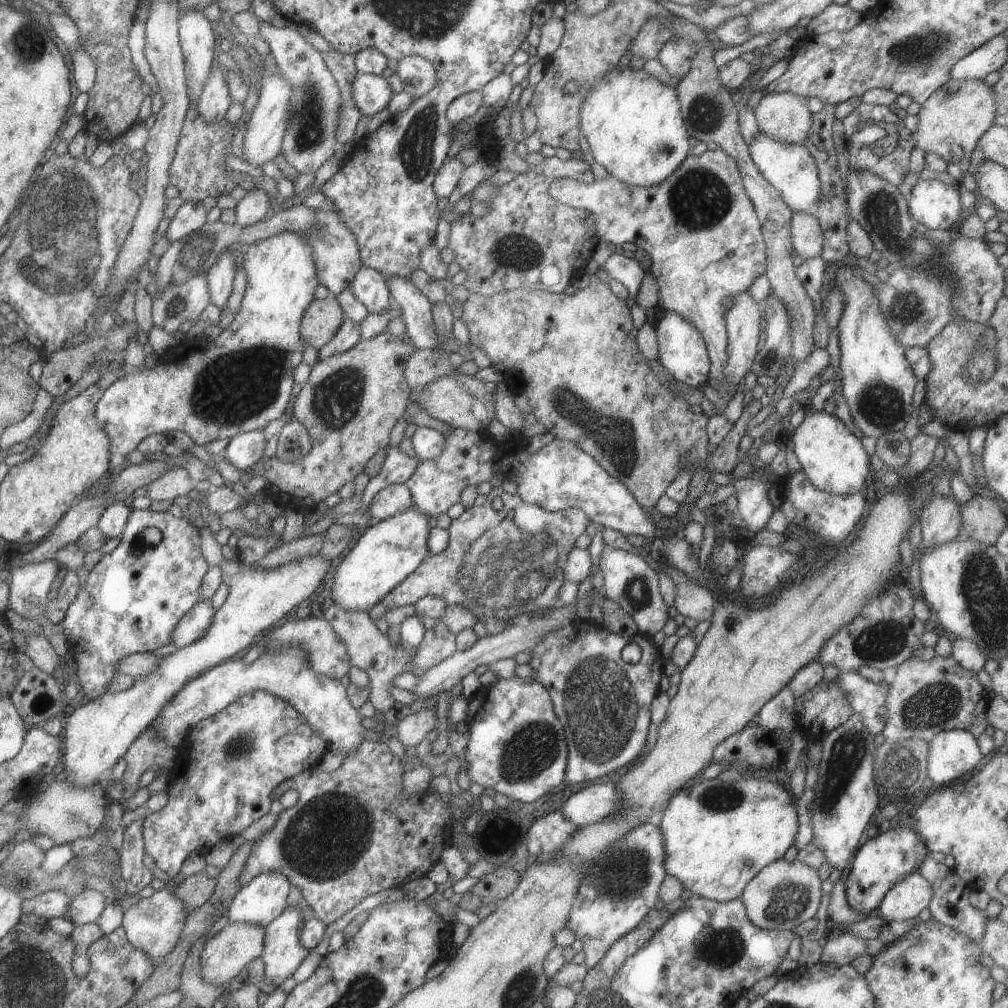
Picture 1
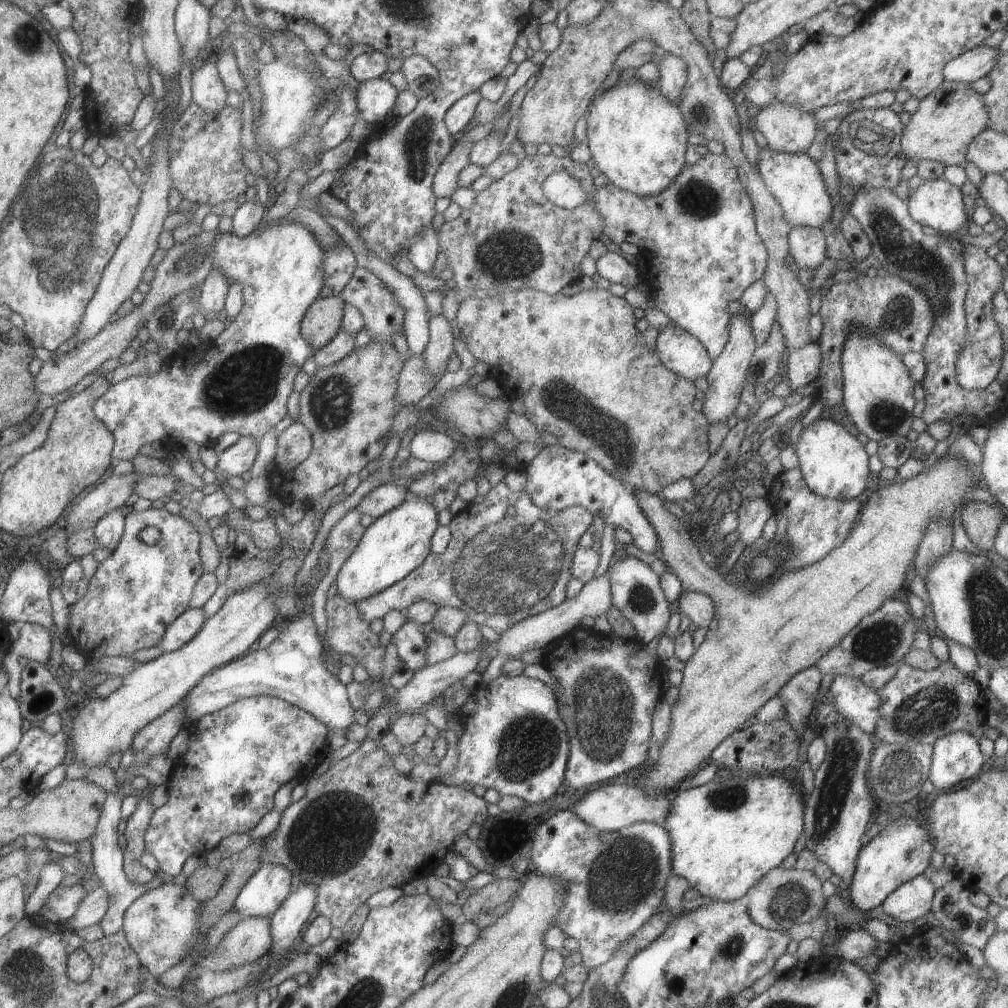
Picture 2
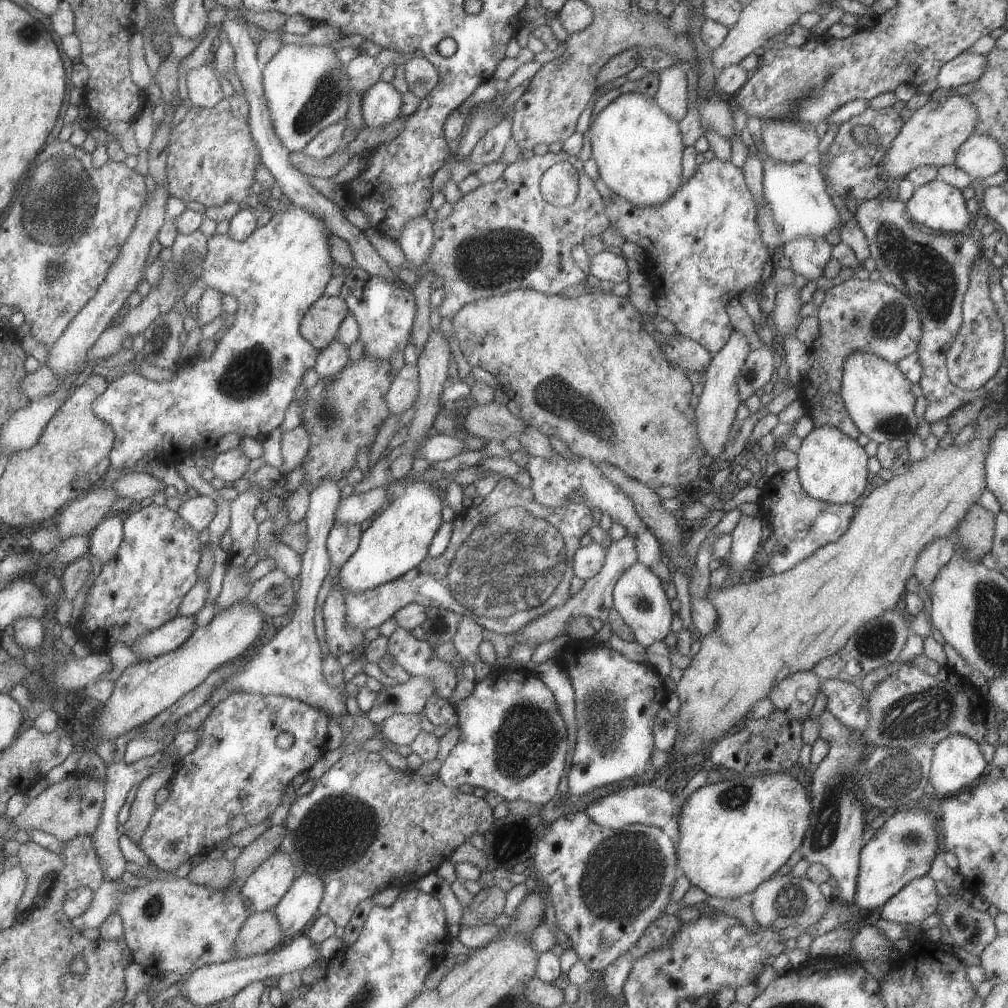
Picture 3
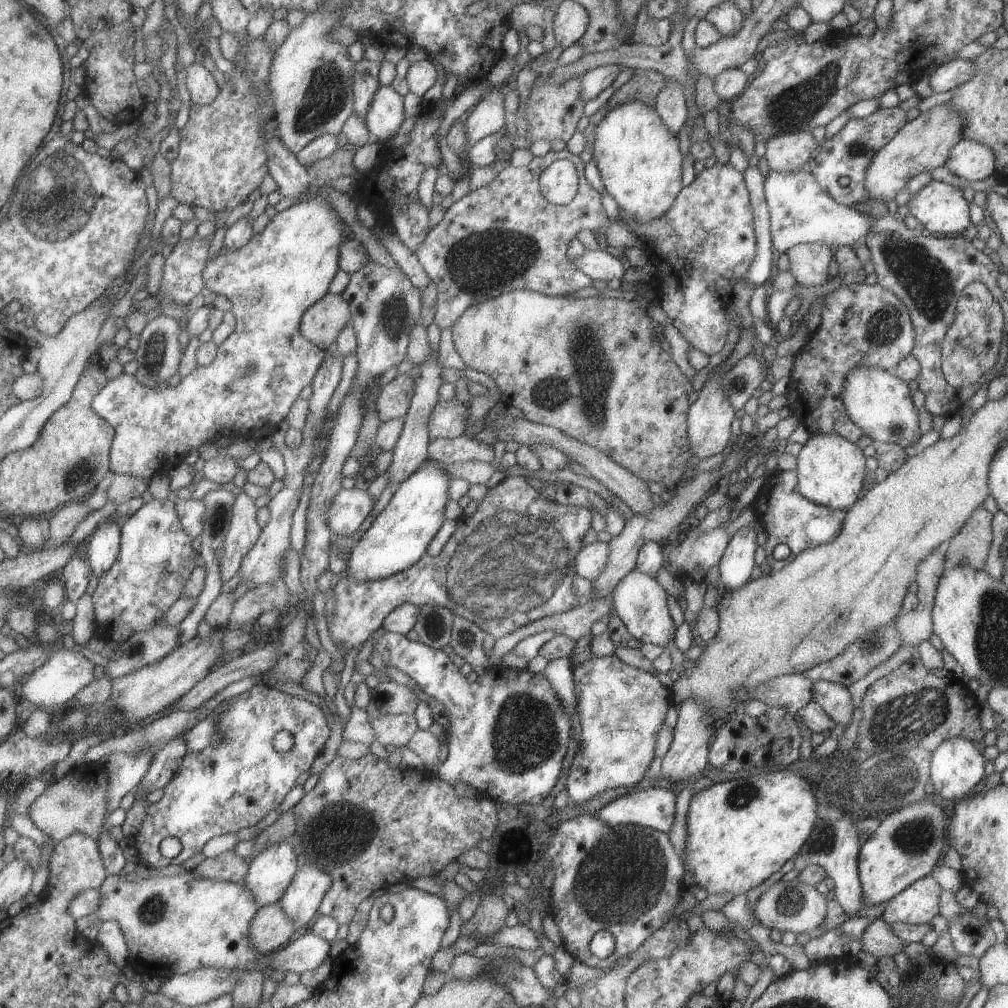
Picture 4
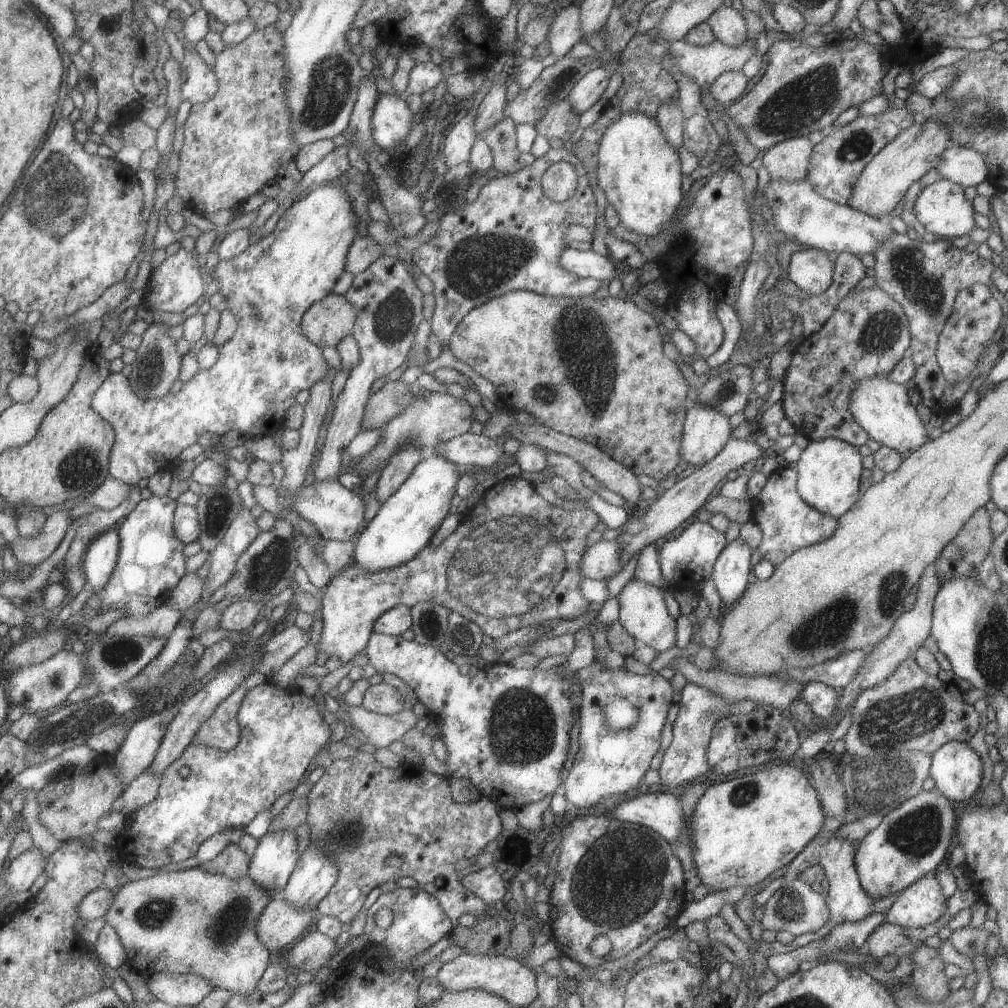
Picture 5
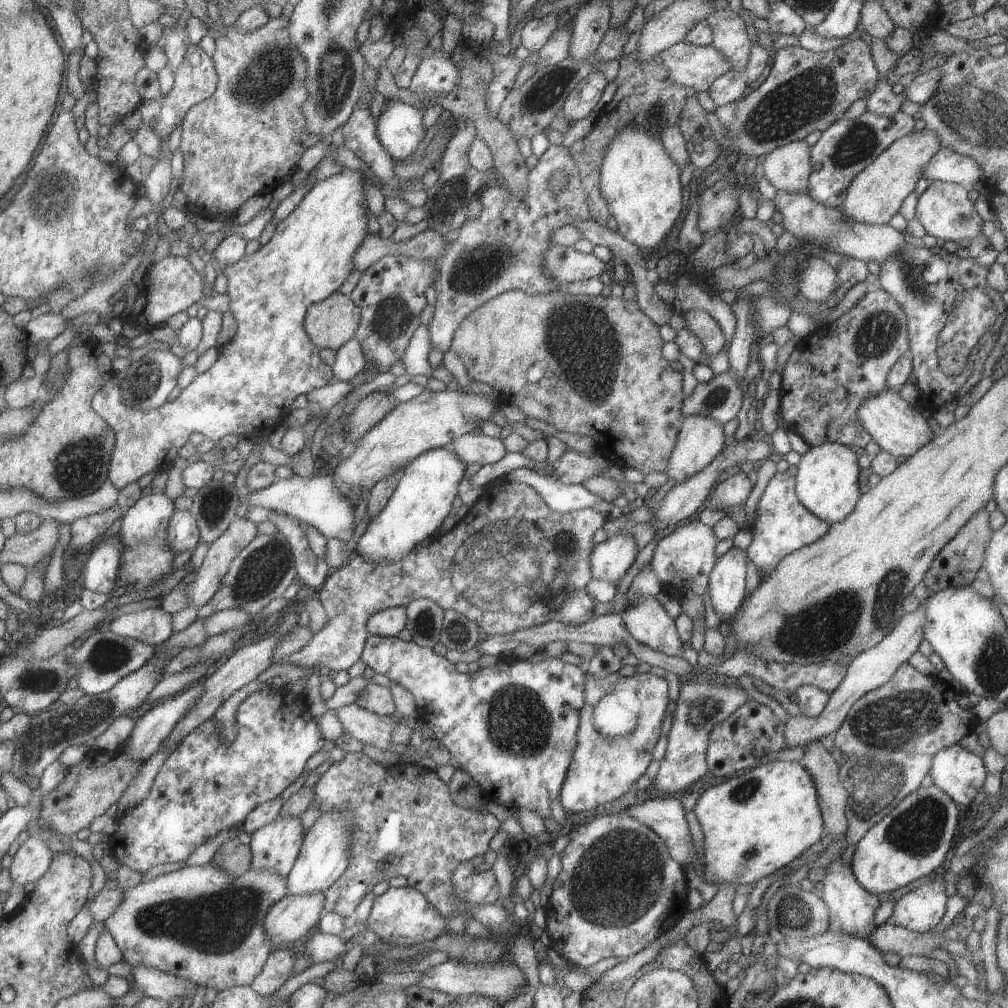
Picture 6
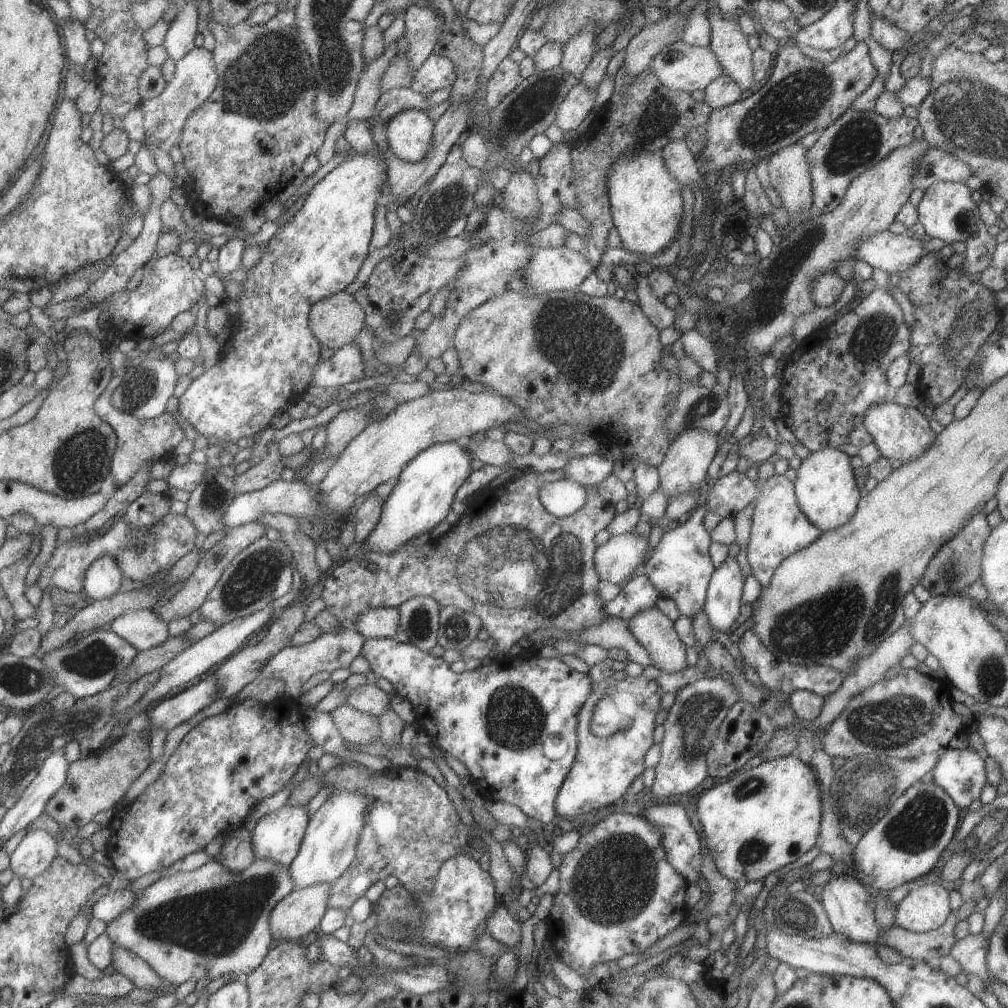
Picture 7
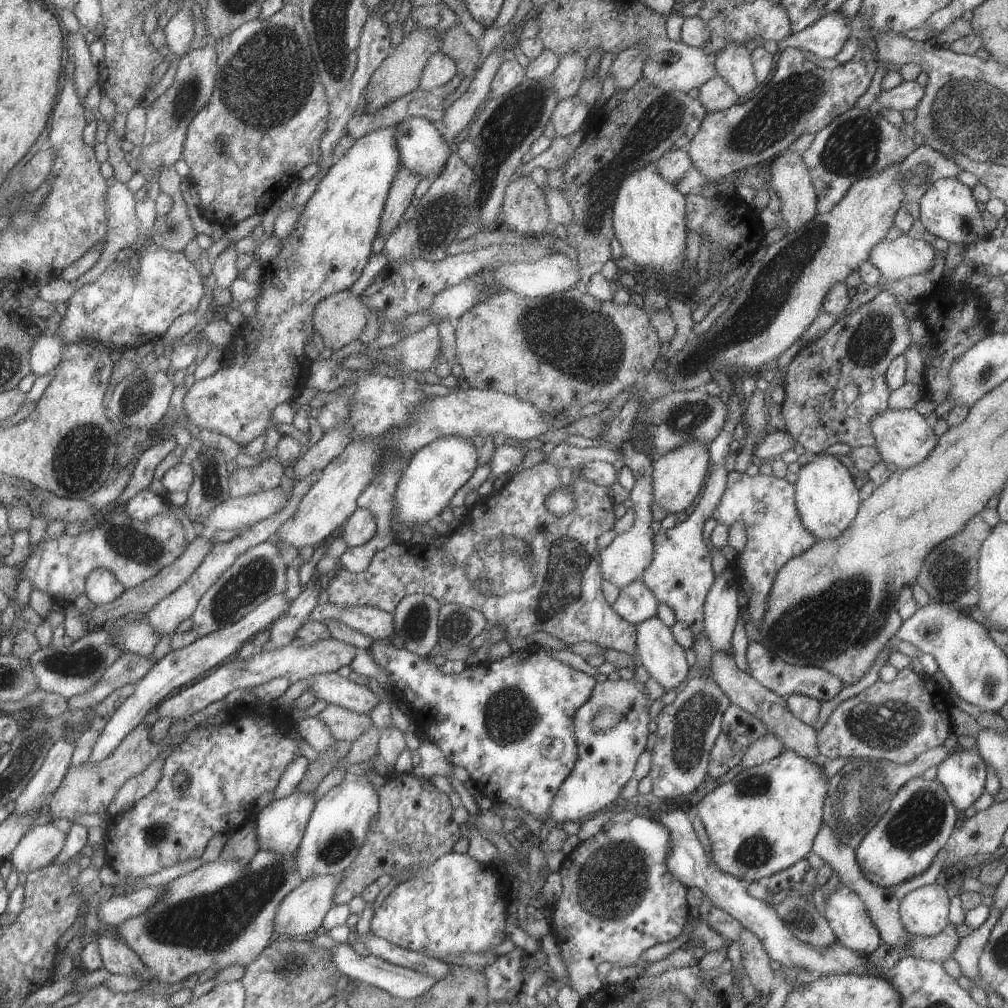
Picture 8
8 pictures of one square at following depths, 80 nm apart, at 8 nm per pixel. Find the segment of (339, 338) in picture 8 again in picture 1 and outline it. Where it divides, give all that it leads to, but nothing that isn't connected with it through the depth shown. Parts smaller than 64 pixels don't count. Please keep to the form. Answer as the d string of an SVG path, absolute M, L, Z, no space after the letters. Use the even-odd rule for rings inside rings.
M333 296L313 299L303 311L300 324L302 342L318 350L333 338L344 317Z

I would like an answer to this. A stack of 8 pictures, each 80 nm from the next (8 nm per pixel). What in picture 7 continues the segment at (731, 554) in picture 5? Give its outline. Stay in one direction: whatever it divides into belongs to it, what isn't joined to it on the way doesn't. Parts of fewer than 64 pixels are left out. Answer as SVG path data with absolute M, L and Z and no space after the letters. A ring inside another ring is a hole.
M735 557L727 558L710 574L702 608L712 629L730 634L735 619L745 610L741 603L744 577Z

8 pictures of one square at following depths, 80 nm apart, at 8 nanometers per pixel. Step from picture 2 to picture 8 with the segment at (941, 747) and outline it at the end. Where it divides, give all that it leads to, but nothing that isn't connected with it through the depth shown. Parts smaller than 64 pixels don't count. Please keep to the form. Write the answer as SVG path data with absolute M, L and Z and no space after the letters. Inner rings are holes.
M961 749L949 753L936 766L936 776L953 806L964 811L981 796L985 784L986 762L979 753Z

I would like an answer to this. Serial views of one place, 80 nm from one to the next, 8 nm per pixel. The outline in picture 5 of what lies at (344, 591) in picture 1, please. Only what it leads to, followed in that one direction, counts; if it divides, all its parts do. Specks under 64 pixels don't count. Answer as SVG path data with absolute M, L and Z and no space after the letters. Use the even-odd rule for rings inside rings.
M441 455L422 458L405 482L381 504L367 527L359 534L352 552L352 562L364 571L389 570L411 560L431 540L448 514L455 483L460 474L455 465Z

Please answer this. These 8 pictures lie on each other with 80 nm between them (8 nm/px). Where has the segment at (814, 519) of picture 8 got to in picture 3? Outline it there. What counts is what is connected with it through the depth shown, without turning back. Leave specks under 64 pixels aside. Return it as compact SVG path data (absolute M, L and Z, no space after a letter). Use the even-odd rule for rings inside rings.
M834 426L813 427L801 439L796 452L796 469L802 489L807 495L828 503L853 503L867 484L867 454L856 440L849 438Z

